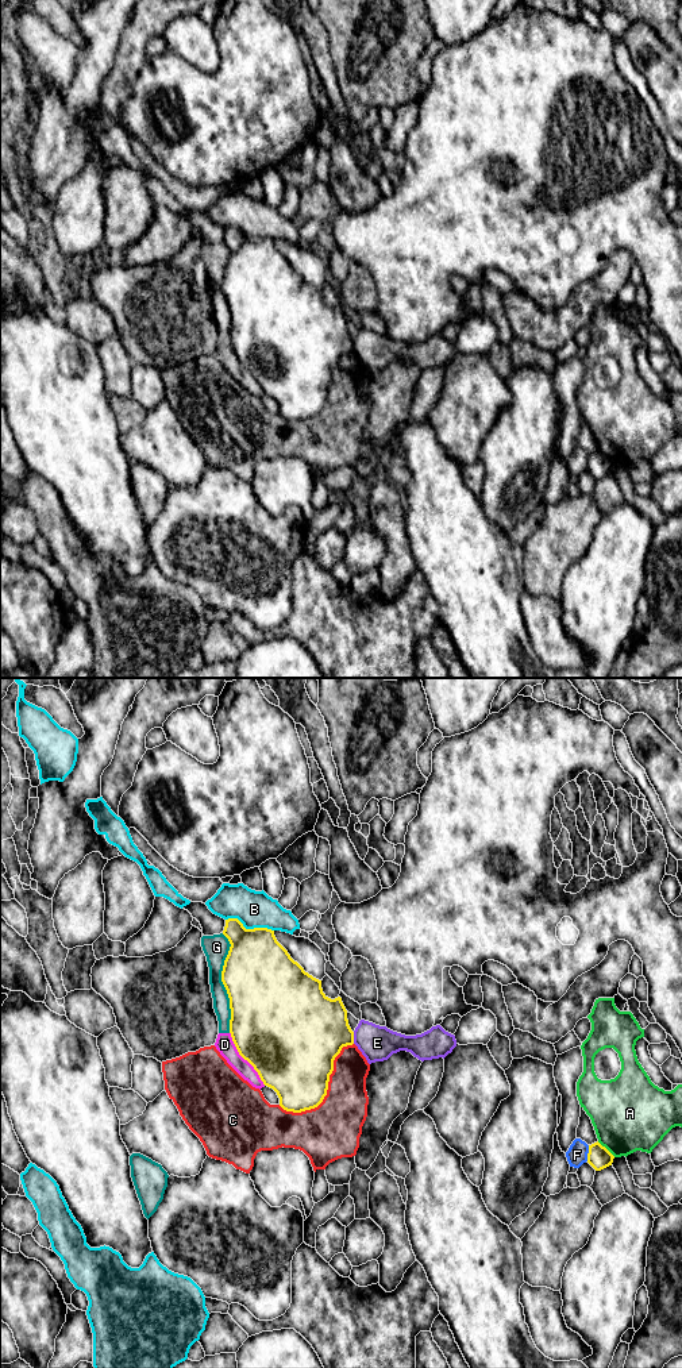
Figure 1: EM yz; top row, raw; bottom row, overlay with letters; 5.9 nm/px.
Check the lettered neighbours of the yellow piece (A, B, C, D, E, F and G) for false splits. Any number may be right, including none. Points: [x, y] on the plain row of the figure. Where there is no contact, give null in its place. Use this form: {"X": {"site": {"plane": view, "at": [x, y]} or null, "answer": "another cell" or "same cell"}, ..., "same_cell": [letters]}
{"A": {"site": {"plane": "yz", "at": [605, 457]}, "answer": "another cell"}, "B": {"site": {"plane": "yz", "at": [250, 238]}, "answer": "another cell"}, "C": {"site": {"plane": "yz", "at": [326, 400]}, "answer": "another cell"}, "D": {"site": {"plane": "yz", "at": [245, 367]}, "answer": "another cell"}, "E": {"site": {"plane": "yz", "at": [353, 346]}, "answer": "another cell"}, "F": {"site": {"plane": "yz", "at": [588, 462]}, "answer": "another cell"}, "G": {"site": {"plane": "yz", "at": [223, 292]}, "answer": "another cell"}, "same_cell": []}

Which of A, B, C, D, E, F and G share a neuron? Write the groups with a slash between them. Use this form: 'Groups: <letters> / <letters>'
Groups: A / B / C / D / E / F / G

